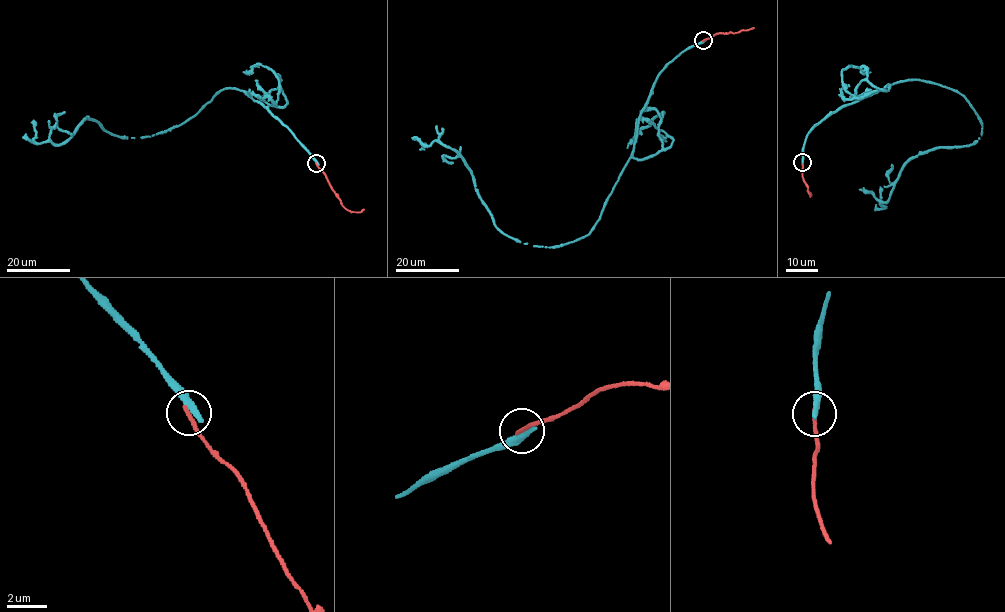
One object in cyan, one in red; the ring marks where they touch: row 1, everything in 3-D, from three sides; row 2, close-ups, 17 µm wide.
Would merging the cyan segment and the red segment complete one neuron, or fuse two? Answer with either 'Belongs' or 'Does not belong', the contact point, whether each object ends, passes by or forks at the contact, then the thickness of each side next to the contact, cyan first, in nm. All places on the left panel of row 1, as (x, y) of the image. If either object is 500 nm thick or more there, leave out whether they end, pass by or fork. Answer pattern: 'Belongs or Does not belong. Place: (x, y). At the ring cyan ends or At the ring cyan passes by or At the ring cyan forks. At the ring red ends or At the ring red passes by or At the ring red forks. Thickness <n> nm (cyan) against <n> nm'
Does not belong. Place: (316, 163). At the ring cyan ends. At the ring red ends. Thickness 400 nm (cyan) against 200 nm

